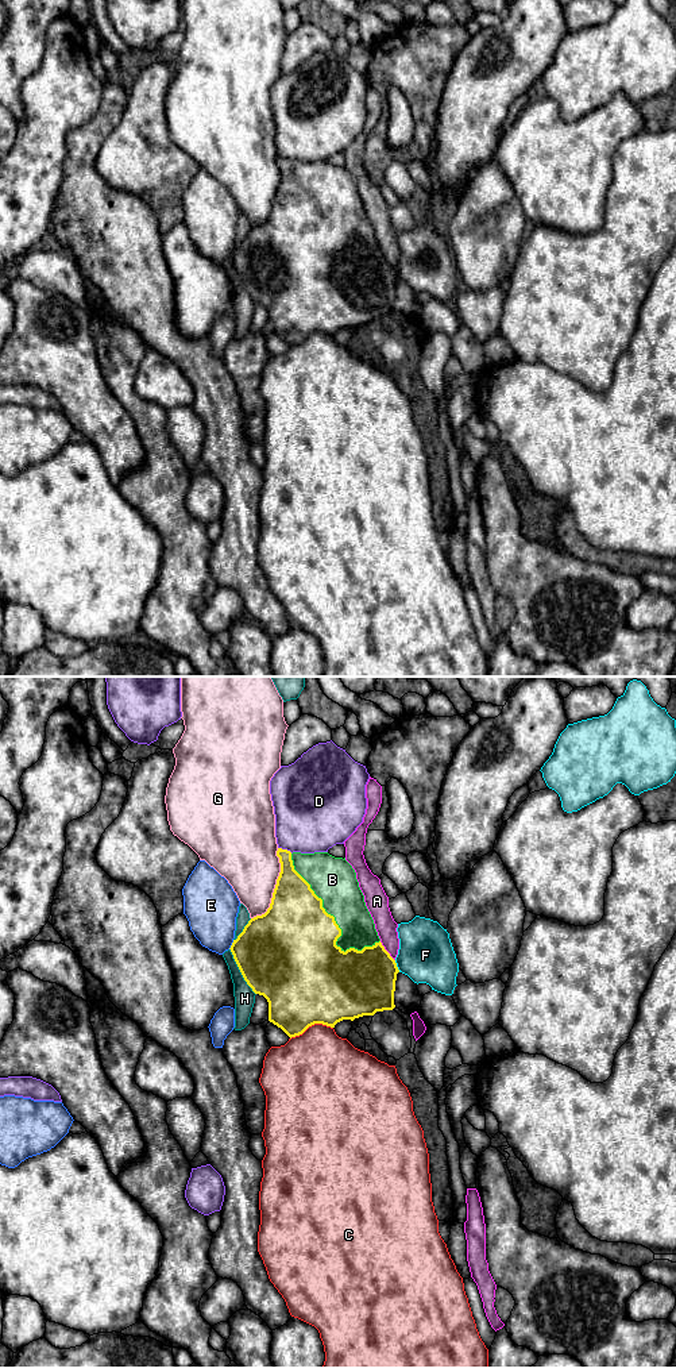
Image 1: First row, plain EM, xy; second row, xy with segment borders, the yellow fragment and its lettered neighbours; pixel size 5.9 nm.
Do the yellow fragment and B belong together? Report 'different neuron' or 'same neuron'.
same neuron

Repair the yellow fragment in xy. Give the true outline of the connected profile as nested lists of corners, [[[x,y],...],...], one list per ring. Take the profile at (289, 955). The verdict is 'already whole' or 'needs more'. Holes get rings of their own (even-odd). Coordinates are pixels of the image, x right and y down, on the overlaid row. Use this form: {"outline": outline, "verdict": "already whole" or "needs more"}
{"outline": [[[278,848],[277,856],[281,872],[270,907],[251,918],[229,948],[247,984],[267,999],[269,1021],[291,1038],[314,1024],[335,1028],[343,1020],[393,1010],[399,970],[381,943],[352,866],[328,852],[291,853]]], "verdict": "needs more"}

